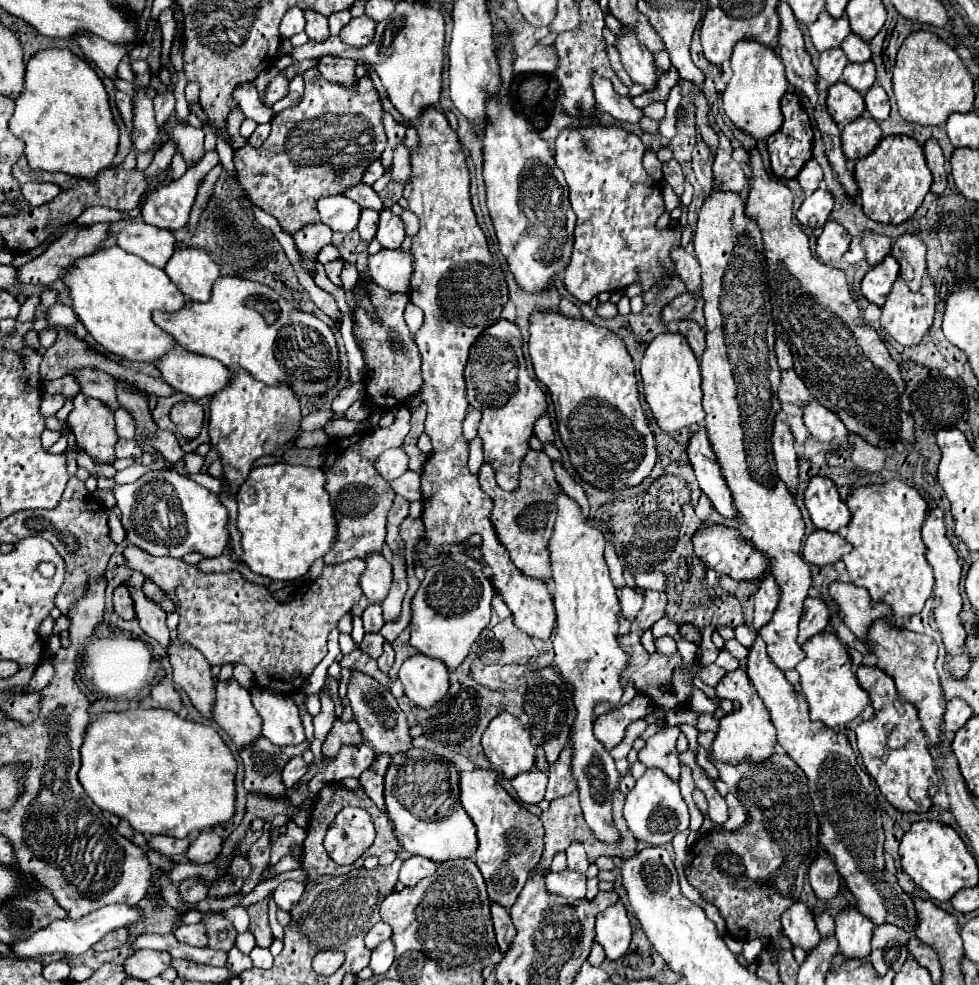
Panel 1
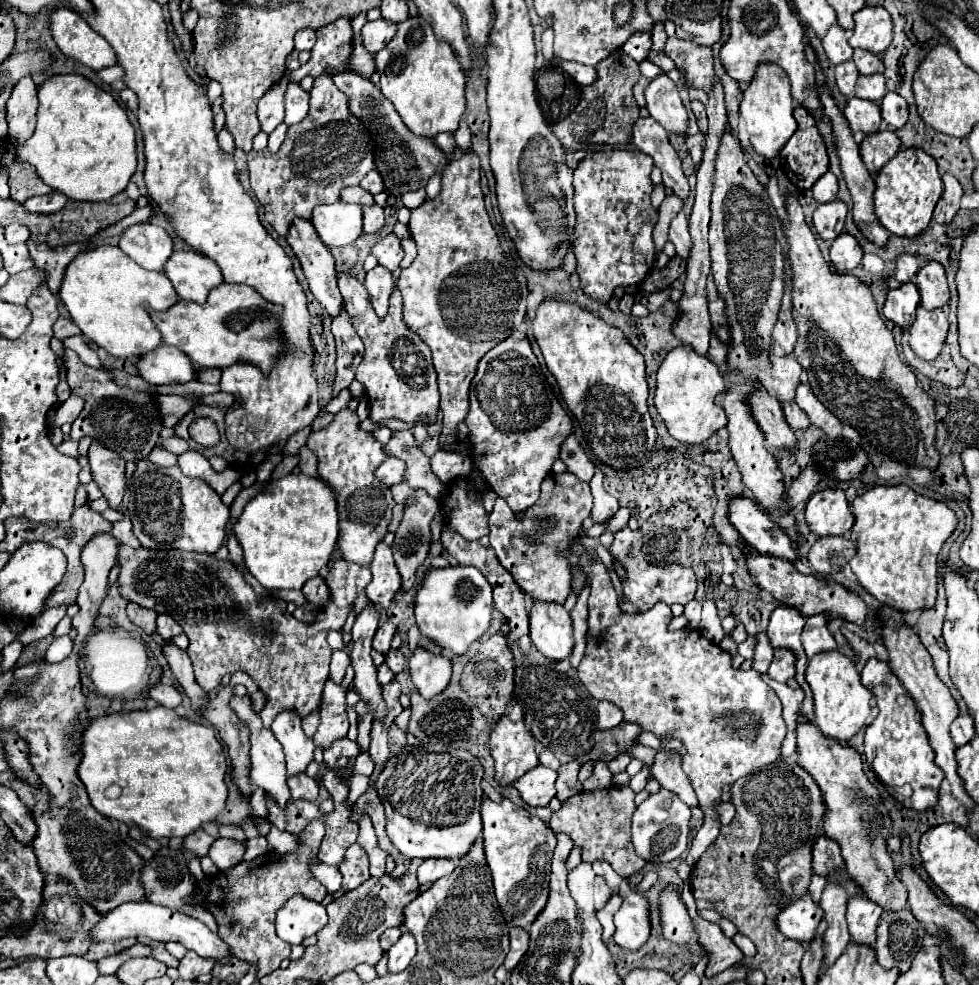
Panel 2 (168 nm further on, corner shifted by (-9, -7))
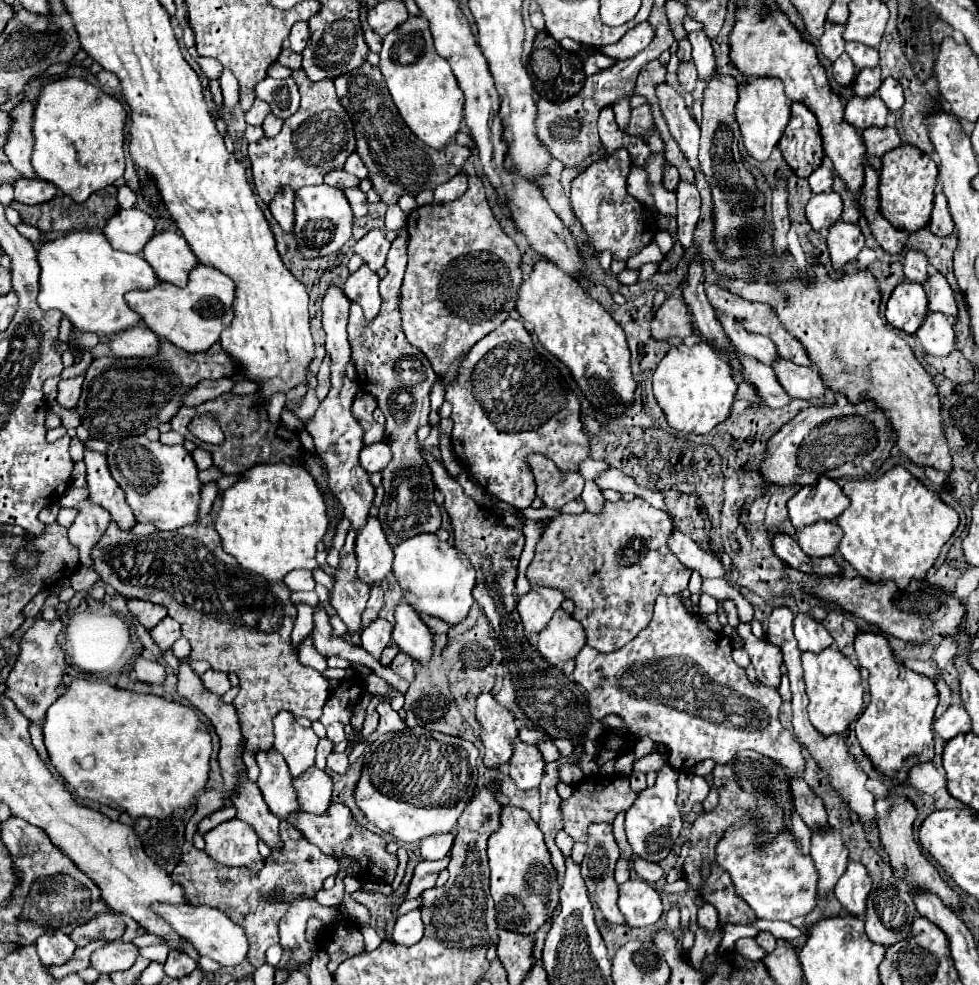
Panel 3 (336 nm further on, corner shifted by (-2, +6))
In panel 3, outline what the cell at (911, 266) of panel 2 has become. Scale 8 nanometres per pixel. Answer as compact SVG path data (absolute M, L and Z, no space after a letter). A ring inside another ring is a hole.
M909 249L903 261L903 269L905 269L905 277L913 283L927 283L927 257L923 253L917 253L915 249Z

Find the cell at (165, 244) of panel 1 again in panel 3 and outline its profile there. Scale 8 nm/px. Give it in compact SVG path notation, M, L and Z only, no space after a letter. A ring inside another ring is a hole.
M135 207L119 209L119 213L111 217L103 229L103 235L107 237L111 247L125 253L141 253L153 233L155 221L151 219L151 215Z

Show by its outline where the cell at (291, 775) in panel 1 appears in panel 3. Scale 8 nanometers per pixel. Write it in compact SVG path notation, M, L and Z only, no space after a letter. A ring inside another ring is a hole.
M313 767L313 769L309 769L309 773L305 773L305 777L297 777L293 787L297 789L301 807L307 813L323 815L329 809L333 783L325 771Z

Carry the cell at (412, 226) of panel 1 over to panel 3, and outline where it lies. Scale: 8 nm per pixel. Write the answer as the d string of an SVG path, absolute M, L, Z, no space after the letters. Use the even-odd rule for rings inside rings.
M401 235L389 249L387 255L387 275L381 279L381 297L383 305L379 315L373 321L367 321L361 313L361 307L351 305L349 311L349 341L353 347L353 361L357 367L357 379L363 389L371 393L379 409L385 415L385 437L391 447L393 459L381 471L385 497L379 507L379 521L387 541L397 545L397 541L405 541L405 537L413 537L417 533L435 533L441 527L441 509L433 501L433 475L427 459L423 457L423 447L417 441L417 429L427 425L429 417L429 391L435 383L437 375L427 361L427 357L413 347L403 333L401 327L401 285L407 267L407 237Z

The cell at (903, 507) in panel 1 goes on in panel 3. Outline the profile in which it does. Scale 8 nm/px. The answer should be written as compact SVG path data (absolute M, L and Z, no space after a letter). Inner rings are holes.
M893 467L879 479L861 479L847 481L843 485L843 493L849 497L849 507L837 517L837 525L843 531L843 539L839 543L839 551L847 563L857 569L867 581L895 581L905 587L911 579L925 579L927 571L935 565L943 545L951 539L959 525L959 515L941 497L927 489L917 477L913 477L905 467Z

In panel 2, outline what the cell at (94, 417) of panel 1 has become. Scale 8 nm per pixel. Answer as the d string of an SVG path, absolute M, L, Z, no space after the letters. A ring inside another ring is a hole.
M92 442L88 460L90 460L94 482L104 492L106 500L110 502L110 508L120 510L122 496L126 492L126 478L124 478L126 462L120 458L120 454L108 450L100 442Z

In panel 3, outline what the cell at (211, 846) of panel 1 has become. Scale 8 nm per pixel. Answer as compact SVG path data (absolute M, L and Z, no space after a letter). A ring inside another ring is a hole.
M231 819L227 823L217 825L215 829L203 835L205 839L205 853L221 863L221 865L235 865L247 867L251 873L261 871L263 857L259 855L257 843L259 837L255 835L253 827L241 819Z

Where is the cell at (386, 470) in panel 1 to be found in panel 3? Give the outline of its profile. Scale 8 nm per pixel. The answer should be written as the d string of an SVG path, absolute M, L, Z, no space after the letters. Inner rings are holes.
M381 441L381 443L373 443L373 445L363 447L361 455L359 455L359 461L361 461L361 467L367 473L375 473L375 471L385 469L385 465L389 465L389 457L391 457L389 445L385 445Z

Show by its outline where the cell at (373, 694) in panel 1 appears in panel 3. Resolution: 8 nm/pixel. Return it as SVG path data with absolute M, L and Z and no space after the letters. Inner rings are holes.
M355 553L343 555L333 575L335 583L331 589L331 605L339 613L339 617L347 623L349 633L359 631L361 613L369 599L369 585L363 583L355 571L357 571Z

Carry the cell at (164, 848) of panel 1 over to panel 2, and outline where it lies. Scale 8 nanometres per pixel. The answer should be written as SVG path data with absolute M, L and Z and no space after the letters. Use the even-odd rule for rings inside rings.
M196 830L196 834L192 834L192 838L186 838L182 846L188 852L192 852L194 856L206 856L208 848L212 846L212 842L214 842L214 838L210 834L206 834L204 830Z

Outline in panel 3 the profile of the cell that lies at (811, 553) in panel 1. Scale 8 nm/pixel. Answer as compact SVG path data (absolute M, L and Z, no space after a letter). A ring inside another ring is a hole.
M815 521L801 529L797 543L809 557L831 557L841 541L841 529L831 521Z

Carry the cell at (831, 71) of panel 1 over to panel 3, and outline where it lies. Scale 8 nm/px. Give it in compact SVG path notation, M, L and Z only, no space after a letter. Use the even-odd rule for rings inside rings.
M843 53L843 55L833 63L833 77L835 77L835 81L837 81L839 85L843 85L843 87L849 87L849 85L853 83L855 75L857 75L857 69L855 69L853 61L849 59L847 53Z

